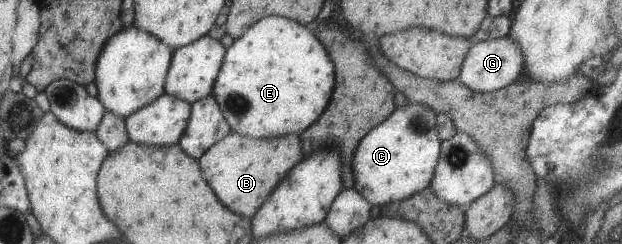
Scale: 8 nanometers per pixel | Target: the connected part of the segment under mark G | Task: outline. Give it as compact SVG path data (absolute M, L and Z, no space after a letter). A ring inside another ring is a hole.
M503 35L496 39L473 42L462 60L457 80L475 92L491 92L512 83L522 71L523 61L519 45Z

